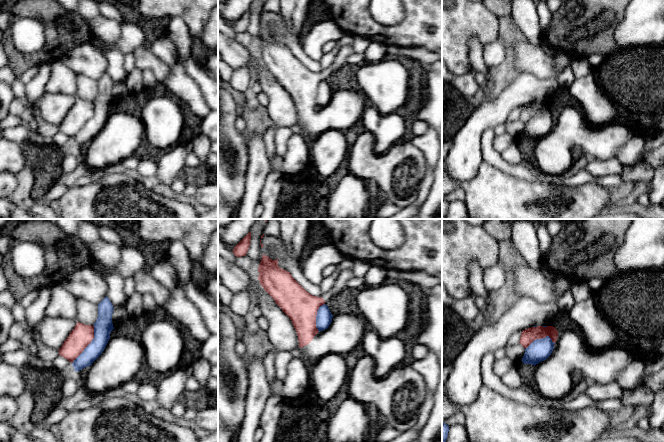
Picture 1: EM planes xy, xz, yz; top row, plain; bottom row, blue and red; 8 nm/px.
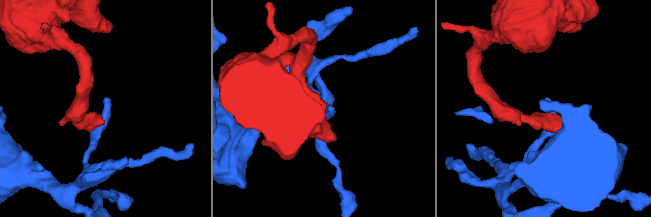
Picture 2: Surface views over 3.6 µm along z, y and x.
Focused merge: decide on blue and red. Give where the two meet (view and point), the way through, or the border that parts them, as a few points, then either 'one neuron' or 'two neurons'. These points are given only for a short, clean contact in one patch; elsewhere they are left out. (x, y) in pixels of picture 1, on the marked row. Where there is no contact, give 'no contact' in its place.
xy (88, 345) | along xy (94, 326), (94, 338), (72, 363) | two neurons

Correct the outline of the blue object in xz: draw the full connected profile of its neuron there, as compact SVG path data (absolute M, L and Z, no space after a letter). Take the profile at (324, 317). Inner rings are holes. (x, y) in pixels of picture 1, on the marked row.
M326 304L319 307L316 315L316 327L318 331L323 331L329 327L332 322L333 315L331 314Z

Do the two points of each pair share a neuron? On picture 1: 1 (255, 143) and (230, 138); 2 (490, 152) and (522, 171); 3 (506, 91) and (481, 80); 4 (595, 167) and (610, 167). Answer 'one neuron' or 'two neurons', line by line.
1: two neurons
2: one neuron
3: two neurons
4: one neuron

